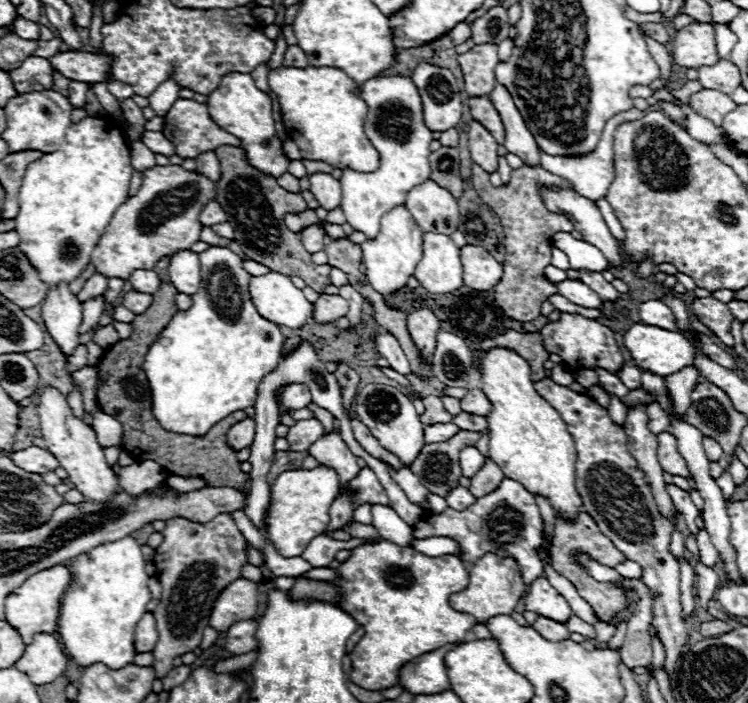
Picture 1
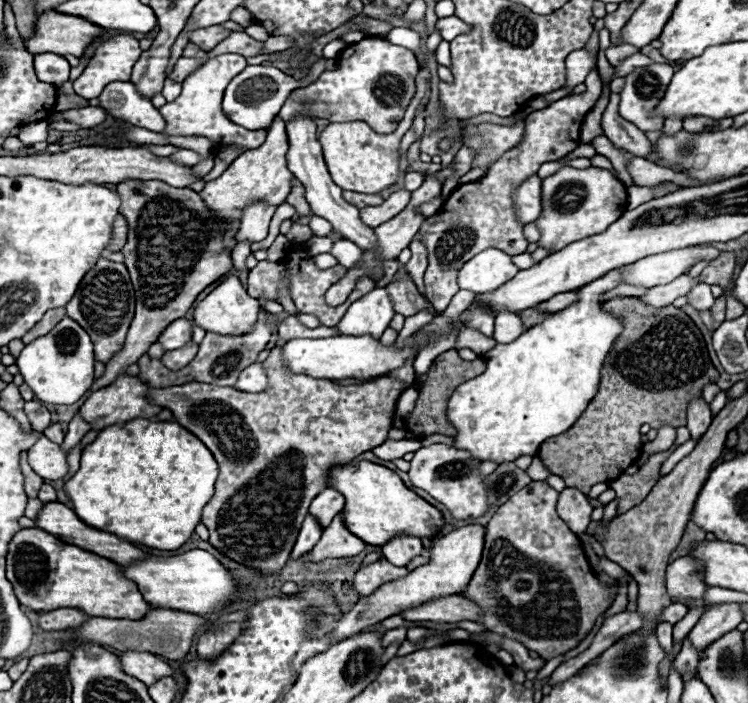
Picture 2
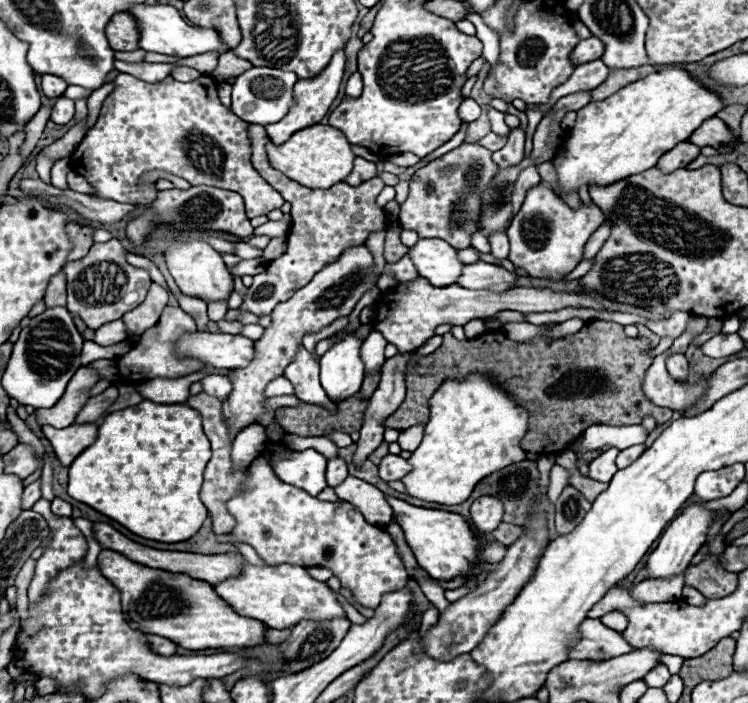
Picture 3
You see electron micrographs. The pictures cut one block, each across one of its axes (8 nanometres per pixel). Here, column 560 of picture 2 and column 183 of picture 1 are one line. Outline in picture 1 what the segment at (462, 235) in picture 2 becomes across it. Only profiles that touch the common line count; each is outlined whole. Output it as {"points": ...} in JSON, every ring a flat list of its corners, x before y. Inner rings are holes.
{"points":[[178,98,172,108,168,110,168,114,164,116,164,128,162,134,176,146,176,154,180,158,194,158,200,152,208,152,208,150,216,150,220,144,230,144,230,146,240,146,242,142,228,134,226,130,222,130,210,116,208,112,208,104,206,102,196,102,196,100,186,100,186,98]]}

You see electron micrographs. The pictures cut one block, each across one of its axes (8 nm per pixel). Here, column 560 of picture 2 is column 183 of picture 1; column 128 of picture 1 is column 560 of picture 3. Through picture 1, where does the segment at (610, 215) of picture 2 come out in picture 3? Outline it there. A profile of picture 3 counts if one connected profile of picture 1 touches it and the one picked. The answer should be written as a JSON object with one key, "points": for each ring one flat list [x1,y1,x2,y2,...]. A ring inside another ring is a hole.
{"points":[[544,182,530,188,520,212,514,216,508,232,510,238,510,260,514,266,522,268,528,276,564,276,572,272,582,260,584,246,592,232,604,222,604,212,596,204,580,204,580,208,570,208,560,196,552,192]]}

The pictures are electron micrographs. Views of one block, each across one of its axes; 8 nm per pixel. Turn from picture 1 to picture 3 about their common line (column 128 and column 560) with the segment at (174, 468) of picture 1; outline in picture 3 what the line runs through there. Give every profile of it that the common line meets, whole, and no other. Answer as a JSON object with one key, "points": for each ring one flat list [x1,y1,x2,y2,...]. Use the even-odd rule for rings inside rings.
{"points":[[592,320,588,322,580,332,564,336,564,338,550,338,548,336,534,336,530,342,514,342,504,336,502,330,488,330,482,336,474,340,456,340,450,332,444,334,442,346,428,354,420,356,410,354,410,362,406,368,406,398,400,404,400,408,390,414,384,420,384,428,396,428,396,430,406,430,418,424,428,422,428,400,436,392,436,388,448,380,448,378,466,378,472,372,482,372,490,374,494,380,504,384,504,388,526,408,530,410,530,428,522,440,522,448,530,454,560,454,564,452,586,428,596,426,596,424,610,424,610,426,632,426,632,424,642,424,644,416,654,416,656,424,664,424,672,418,672,410,660,408,652,404,642,390,644,374,648,366,652,364,652,356,646,354,646,350,652,348,648,338,628,338,624,334,624,326,616,322,606,322,606,320]]}

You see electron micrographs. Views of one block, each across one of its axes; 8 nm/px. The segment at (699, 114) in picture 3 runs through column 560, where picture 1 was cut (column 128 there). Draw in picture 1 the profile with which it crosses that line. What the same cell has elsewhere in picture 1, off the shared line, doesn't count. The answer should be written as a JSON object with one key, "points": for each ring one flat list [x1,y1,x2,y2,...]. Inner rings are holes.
{"points":[[84,118,72,124,66,132,64,150,44,154,40,160,28,164,24,184,20,188,20,212,16,216,16,232,20,236,20,250,26,252,28,260,40,268,40,278,52,286,60,282,76,280,96,246,96,240,108,228,114,212,128,200,128,186,134,166,130,162,130,148,124,132,116,120,106,118]]}

